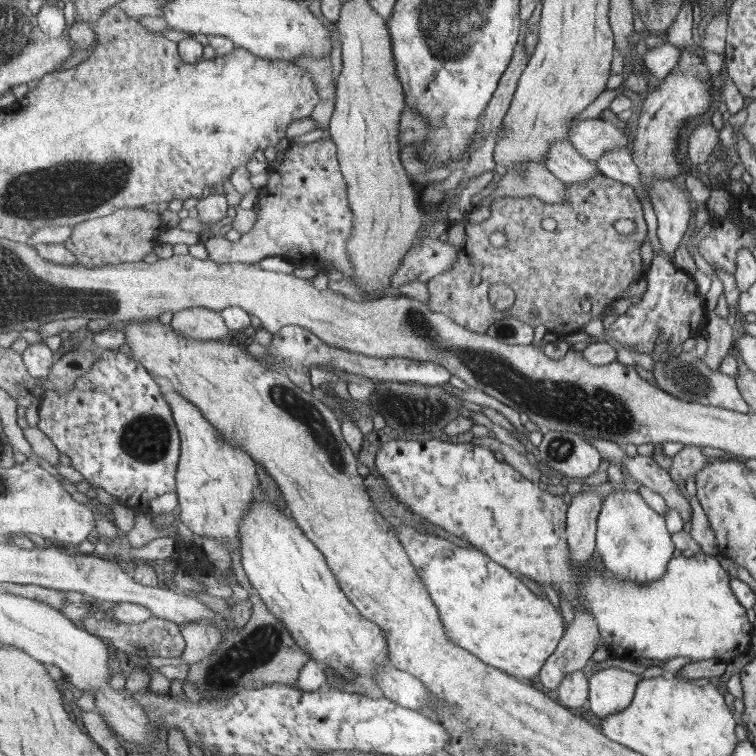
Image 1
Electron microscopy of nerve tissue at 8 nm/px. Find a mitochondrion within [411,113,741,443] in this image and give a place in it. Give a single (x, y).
(686, 378)

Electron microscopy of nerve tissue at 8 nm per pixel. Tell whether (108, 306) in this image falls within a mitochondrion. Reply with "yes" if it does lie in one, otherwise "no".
no

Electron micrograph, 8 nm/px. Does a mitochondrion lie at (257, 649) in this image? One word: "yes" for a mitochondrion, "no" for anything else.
yes

